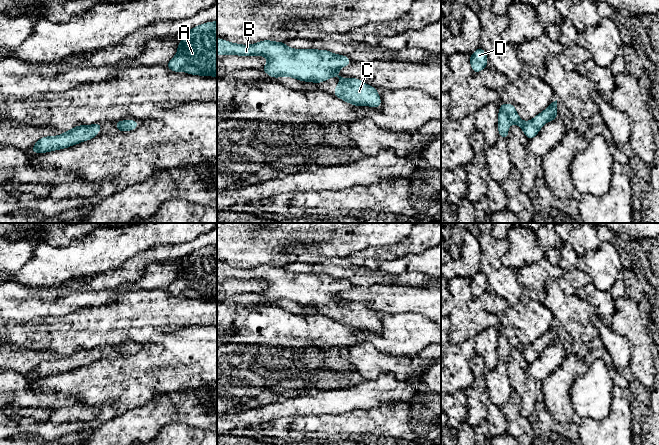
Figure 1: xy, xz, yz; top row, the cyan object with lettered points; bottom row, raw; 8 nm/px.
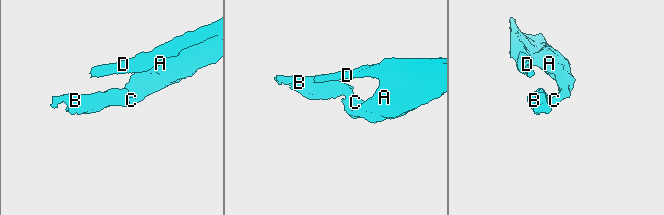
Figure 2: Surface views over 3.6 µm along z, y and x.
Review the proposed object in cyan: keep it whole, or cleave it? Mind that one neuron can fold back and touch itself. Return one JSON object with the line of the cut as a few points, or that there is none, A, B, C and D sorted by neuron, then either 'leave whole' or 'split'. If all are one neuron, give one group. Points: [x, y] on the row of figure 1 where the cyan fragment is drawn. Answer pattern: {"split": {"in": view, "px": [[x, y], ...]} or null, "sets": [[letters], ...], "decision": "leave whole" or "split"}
{"split": null, "sets": [["A", "B", "C", "D"]], "decision": "leave whole"}

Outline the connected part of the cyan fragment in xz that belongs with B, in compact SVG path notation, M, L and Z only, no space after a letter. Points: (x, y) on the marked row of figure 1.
M217 38L217 55L265 56L267 64L261 69L273 78L282 76L320 84L337 76L338 82L333 94L354 106L381 107L377 89L357 78L343 78L338 71L352 61L344 55L328 50L294 49L285 42L263 40L251 45L231 43Z

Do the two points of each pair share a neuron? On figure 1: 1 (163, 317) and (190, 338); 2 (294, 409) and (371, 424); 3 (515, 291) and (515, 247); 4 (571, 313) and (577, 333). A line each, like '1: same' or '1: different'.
1: different
2: different
3: different
4: same

